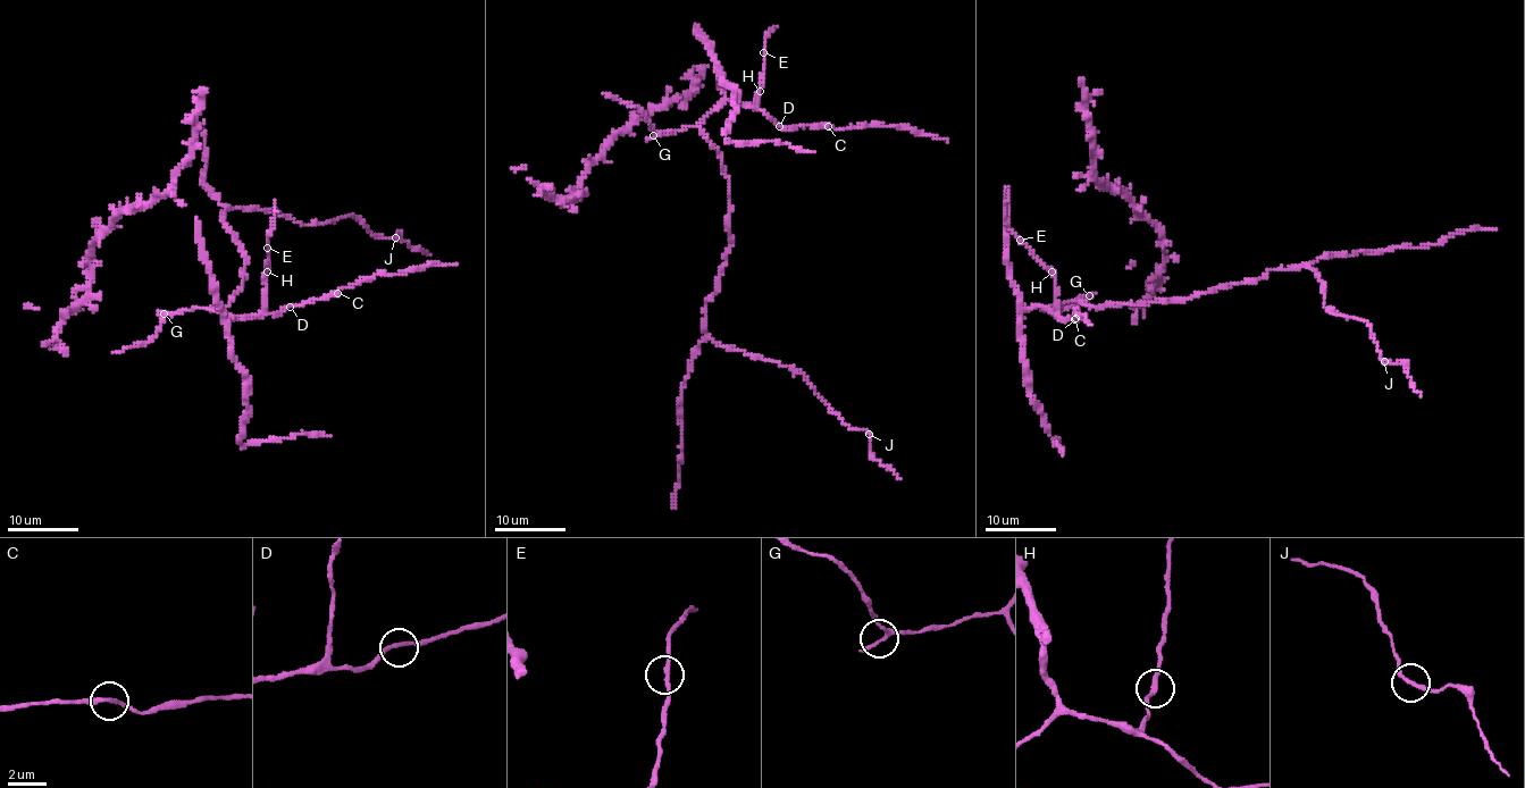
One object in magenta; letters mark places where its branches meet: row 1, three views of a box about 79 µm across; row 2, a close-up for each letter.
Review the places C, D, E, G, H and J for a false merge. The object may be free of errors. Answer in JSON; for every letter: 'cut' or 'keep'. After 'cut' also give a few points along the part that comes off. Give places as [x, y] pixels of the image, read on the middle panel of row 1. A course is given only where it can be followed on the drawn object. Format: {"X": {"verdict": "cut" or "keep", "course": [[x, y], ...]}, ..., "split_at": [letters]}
{"C": {"verdict": "keep"}, "D": {"verdict": "keep"}, "E": {"verdict": "keep"}, "G": {"verdict": "keep"}, "H": {"verdict": "keep"}, "J": {"verdict": "keep"}, "split_at": []}

